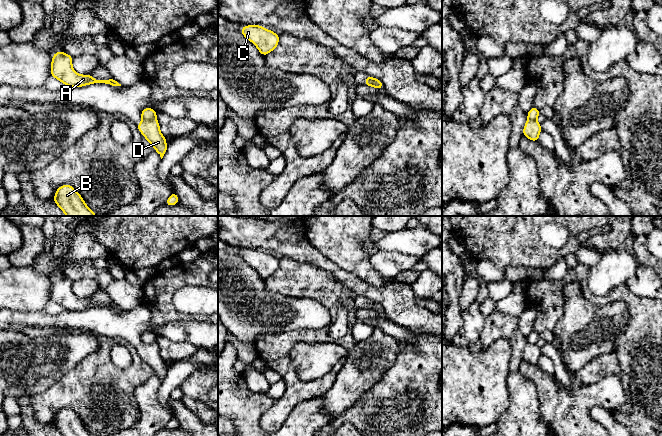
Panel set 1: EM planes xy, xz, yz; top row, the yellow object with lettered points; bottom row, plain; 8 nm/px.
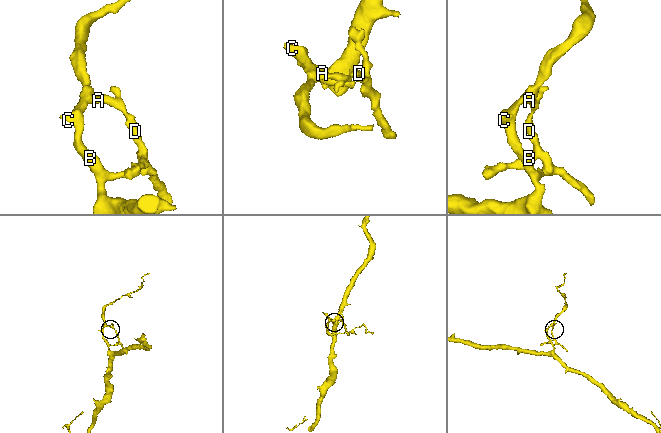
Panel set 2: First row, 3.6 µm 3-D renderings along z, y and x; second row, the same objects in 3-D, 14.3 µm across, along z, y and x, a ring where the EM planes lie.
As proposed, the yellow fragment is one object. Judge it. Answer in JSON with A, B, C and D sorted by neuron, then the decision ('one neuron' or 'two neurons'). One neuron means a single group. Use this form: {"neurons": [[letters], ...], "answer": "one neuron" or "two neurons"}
{"neurons": [["A", "B", "C"], ["D"]], "answer": "two neurons"}

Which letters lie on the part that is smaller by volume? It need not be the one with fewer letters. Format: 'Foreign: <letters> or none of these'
Foreign: D

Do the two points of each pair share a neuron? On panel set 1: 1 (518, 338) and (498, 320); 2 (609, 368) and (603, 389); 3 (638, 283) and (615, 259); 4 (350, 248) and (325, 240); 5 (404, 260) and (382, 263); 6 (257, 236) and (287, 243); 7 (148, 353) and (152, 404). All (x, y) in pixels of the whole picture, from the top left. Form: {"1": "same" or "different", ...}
{"1": "different", "2": "different", "3": "different", "4": "same", "5": "same", "6": "same", "7": "different"}

